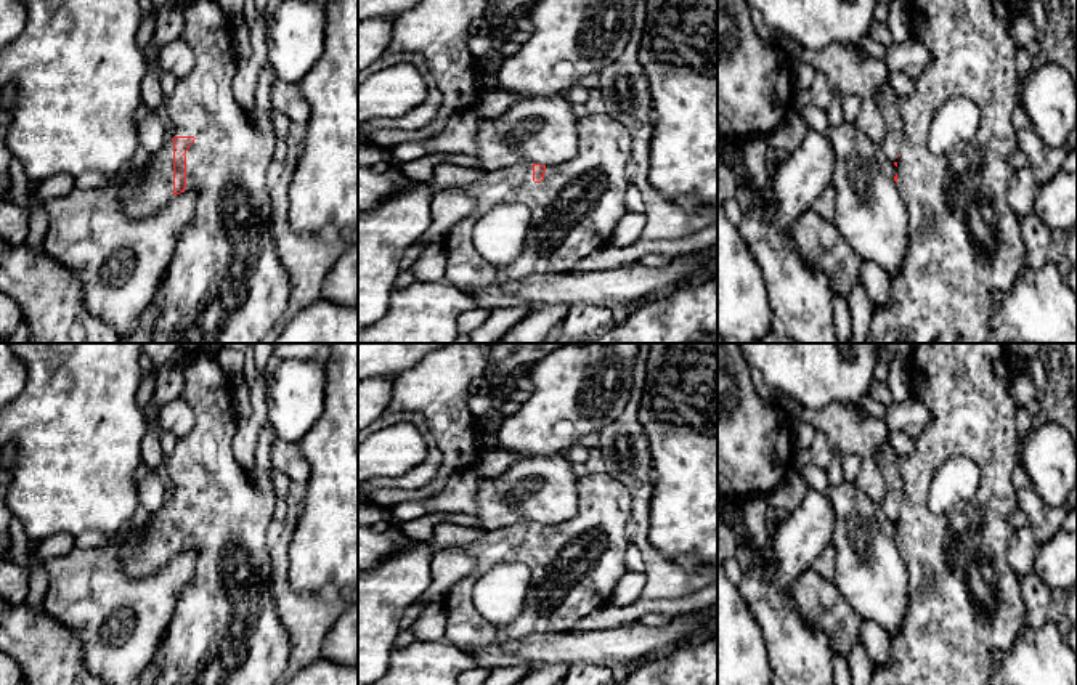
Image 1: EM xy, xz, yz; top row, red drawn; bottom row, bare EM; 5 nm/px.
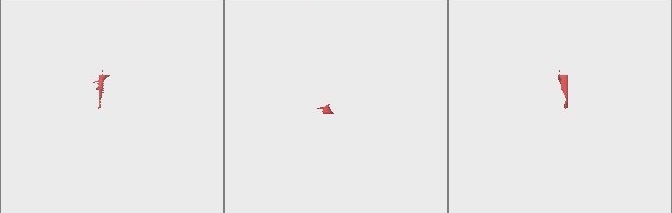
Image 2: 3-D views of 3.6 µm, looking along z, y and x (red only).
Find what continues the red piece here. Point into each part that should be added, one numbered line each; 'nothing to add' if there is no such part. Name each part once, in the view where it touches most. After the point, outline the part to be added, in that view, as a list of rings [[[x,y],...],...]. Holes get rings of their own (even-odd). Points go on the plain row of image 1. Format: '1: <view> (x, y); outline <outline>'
1: xy (225, 631); outline [[[193,351],[185,364],[186,399],[193,411],[193,427],[177,440],[175,451],[165,457],[165,468],[172,481],[173,496],[194,496],[186,510],[186,547],[196,553],[193,578],[181,587],[180,602],[165,635],[152,656],[159,666],[154,685],[278,685],[292,664],[292,645],[284,629],[271,595],[271,553],[270,529],[276,509],[276,492],[258,489],[233,456],[236,433],[234,401],[236,379],[226,374],[218,356]]]

